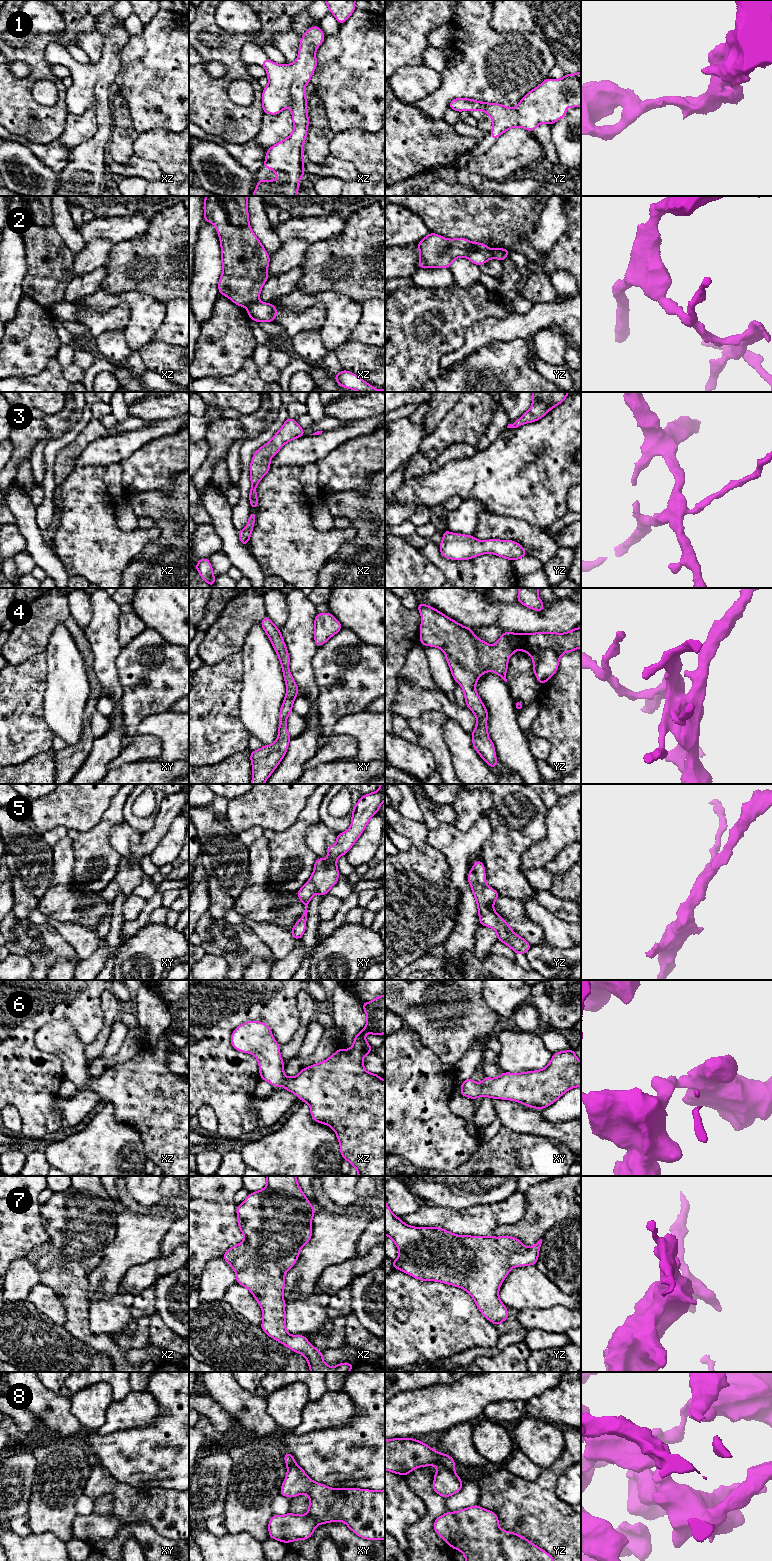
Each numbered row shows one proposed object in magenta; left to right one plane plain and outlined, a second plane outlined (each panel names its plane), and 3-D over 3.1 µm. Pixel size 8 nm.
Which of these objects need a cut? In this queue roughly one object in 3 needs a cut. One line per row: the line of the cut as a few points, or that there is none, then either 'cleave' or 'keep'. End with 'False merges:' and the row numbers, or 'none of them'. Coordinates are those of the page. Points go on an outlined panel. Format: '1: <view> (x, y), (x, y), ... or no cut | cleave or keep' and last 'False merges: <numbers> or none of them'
1: no cut | keep
2: xz (258, 300), (246, 307) | cleave
3: no cut | keep
4: no cut | keep
5: no cut | keep
6: no cut | keep
7: no cut | keep
8: no cut | keep
False merges: 2

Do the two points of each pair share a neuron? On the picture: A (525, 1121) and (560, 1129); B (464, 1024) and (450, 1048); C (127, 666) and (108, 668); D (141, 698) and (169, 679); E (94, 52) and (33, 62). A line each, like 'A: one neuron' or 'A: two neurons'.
A: one neuron
B: one neuron
C: two neurons
D: one neuron
E: two neurons

